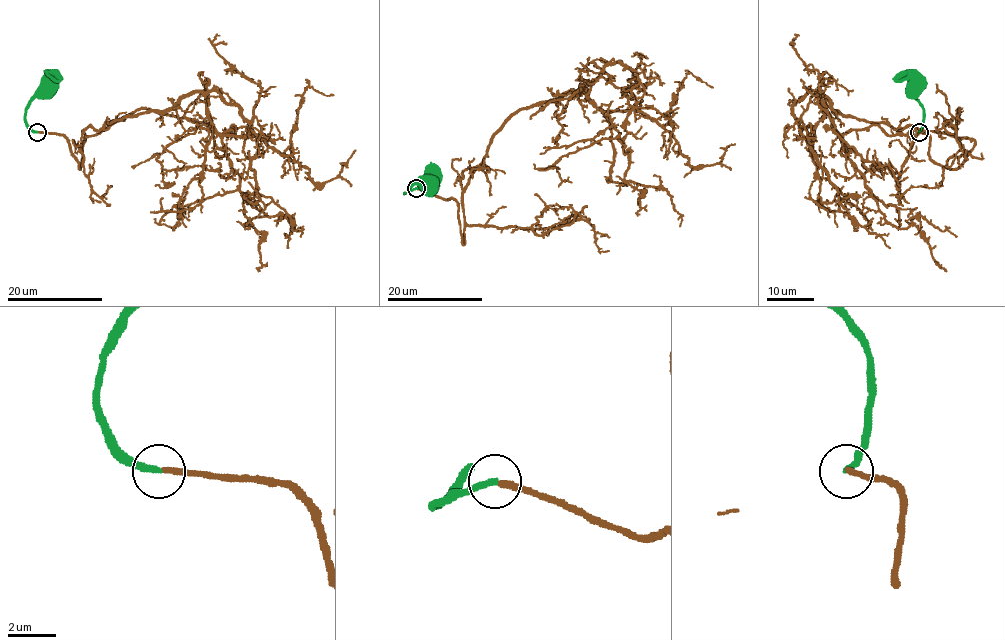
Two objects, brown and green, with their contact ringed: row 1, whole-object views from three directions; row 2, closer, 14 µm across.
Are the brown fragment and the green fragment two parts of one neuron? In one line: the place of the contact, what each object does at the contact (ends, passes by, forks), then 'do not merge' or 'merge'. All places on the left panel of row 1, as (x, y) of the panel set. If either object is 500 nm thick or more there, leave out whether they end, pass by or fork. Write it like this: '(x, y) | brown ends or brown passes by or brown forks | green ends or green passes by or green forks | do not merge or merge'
(37, 132) | brown ends | green ends | merge

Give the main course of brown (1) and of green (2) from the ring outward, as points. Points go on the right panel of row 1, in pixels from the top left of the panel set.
1: (919, 132), (956, 169), (975, 142), (833, 111), (820, 92), (886, 220), (957, 236)
2: (919, 132), (923, 127), (923, 108), (909, 94), (909, 87), (913, 85)

